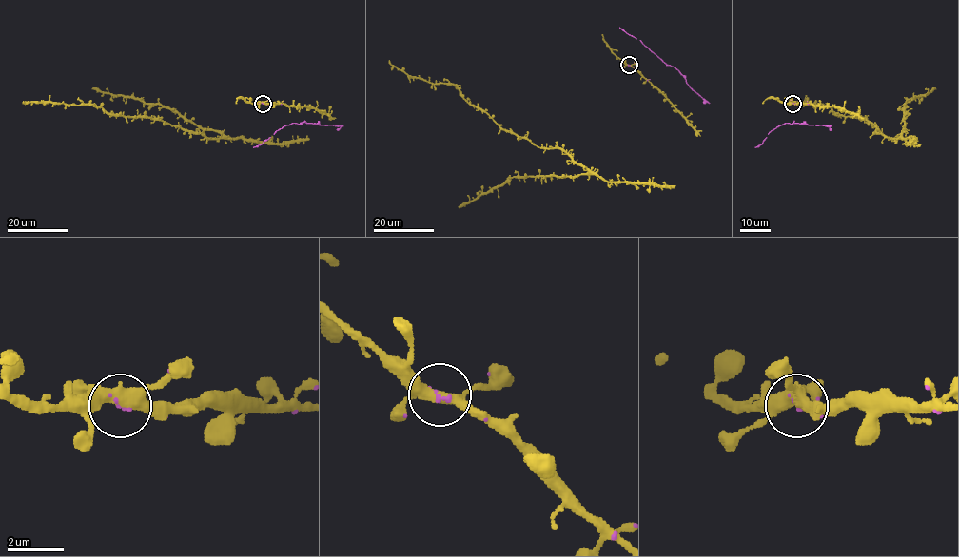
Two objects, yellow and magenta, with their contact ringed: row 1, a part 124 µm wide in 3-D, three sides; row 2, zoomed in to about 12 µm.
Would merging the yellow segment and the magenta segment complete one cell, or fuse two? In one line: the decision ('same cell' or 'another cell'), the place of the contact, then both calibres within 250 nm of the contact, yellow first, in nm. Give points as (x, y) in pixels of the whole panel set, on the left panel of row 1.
same cell; place (263, 104); calibres 400 and 90 nm

